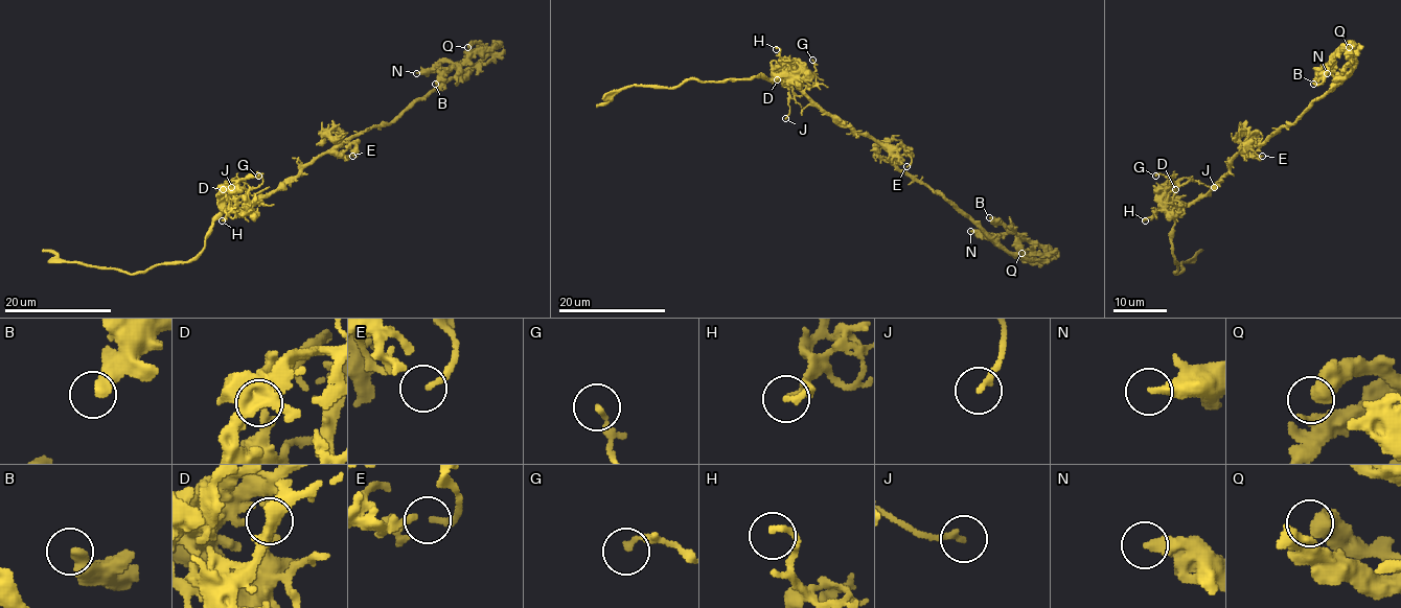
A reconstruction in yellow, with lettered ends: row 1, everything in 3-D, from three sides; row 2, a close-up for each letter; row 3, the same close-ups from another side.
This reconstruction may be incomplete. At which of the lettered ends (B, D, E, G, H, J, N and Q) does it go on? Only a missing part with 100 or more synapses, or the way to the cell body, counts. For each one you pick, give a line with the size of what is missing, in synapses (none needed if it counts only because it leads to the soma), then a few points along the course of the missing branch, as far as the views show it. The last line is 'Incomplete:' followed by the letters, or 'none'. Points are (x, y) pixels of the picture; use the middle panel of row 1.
Incomplete: none

